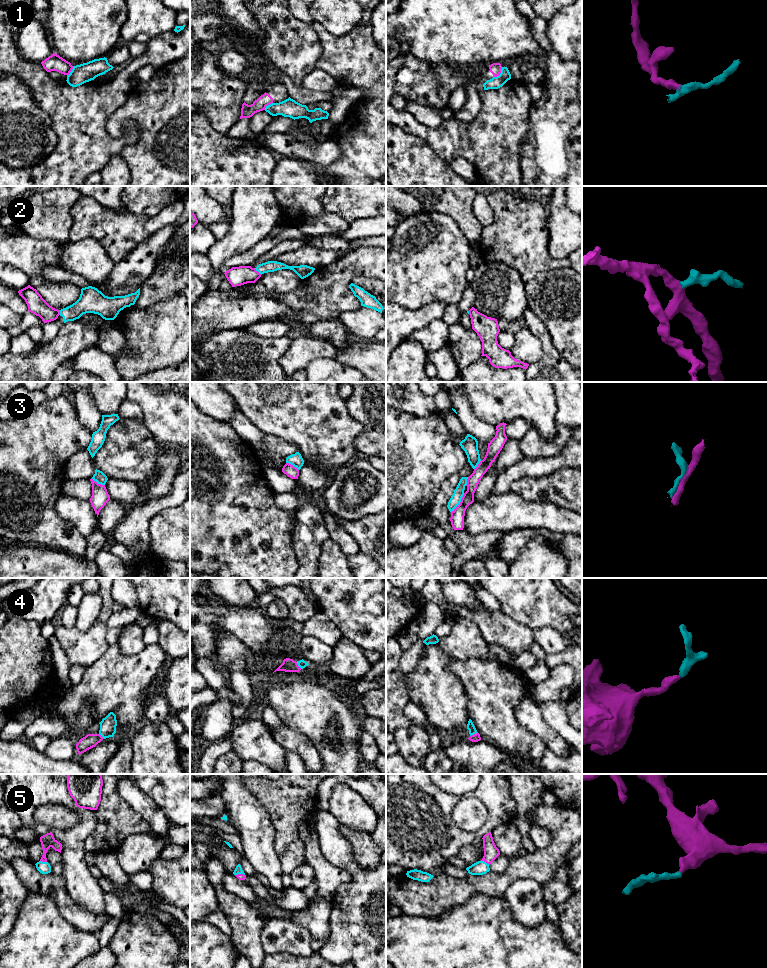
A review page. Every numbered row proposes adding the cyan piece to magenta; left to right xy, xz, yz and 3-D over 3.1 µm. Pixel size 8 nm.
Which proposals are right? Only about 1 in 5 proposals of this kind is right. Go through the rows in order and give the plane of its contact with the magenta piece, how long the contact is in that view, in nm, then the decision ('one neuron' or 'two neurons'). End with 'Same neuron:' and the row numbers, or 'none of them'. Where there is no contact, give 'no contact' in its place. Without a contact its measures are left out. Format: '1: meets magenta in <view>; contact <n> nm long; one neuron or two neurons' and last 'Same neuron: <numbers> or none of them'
1: meets magenta in yz; contact 120 nm long; two neurons
2: meets magenta in xz; contact 80 nm long; two neurons
3: meets magenta in yz; contact 190 nm long; two neurons
4: meets magenta in yz; contact 70 nm long; one neuron
5: meets magenta in yz; contact 80 nm long; one neuron
Same neuron: 4, 5

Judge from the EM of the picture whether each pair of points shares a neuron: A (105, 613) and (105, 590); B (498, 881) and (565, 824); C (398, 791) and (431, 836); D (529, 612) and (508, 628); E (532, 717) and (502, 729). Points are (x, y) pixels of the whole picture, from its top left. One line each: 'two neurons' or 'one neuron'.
A: one neuron
B: one neuron
C: one neuron
D: two neurons
E: two neurons

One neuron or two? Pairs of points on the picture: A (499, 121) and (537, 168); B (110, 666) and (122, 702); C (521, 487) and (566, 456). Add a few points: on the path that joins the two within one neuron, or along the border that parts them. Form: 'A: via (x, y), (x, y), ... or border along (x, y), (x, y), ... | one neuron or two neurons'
A: border along (527, 125), (528, 132), (520, 150), (521, 172) | two neurons
B: via (114, 675), (115, 680), (122, 687), (122, 693) | one neuron
C: border along (557, 469), (539, 477), (520, 477), (512, 483) | two neurons

